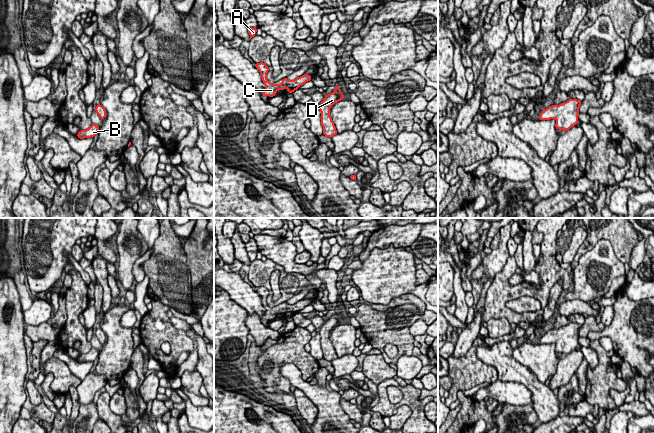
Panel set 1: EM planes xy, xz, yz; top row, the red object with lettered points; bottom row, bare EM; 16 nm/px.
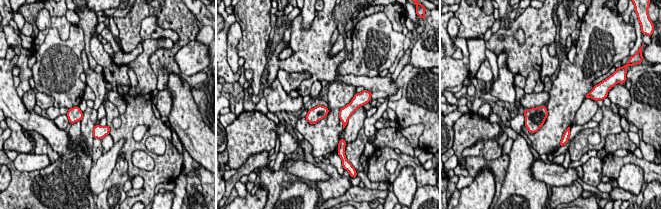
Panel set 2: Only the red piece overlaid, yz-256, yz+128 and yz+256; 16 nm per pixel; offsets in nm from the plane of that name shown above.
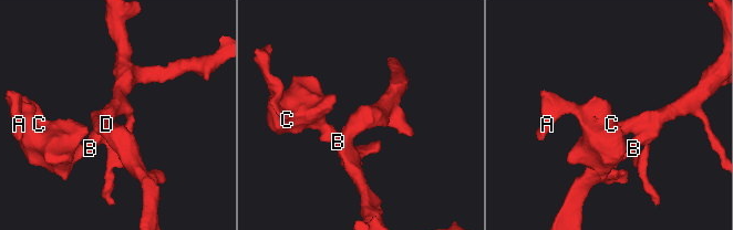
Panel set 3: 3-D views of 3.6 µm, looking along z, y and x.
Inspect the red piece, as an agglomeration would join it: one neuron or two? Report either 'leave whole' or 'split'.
leave whole

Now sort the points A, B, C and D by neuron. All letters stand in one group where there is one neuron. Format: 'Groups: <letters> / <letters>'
Groups: A B C D

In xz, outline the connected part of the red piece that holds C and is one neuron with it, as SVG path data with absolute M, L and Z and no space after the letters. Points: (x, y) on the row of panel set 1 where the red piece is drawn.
M264 62L256 63L255 67L261 73L261 78L265 84L265 89L262 92L263 96L273 97L276 95L278 90L288 89L288 93L292 93L297 90L300 86L305 84L308 81L311 81L311 76L309 74L303 74L302 76L296 78L295 80L288 80L286 77L282 79L281 84L273 84L267 80L267 73L269 67Z

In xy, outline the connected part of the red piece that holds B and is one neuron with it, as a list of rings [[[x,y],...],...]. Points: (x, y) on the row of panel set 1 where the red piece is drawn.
[[[91,124],[91,126],[87,130],[81,130],[77,133],[77,137],[79,139],[84,139],[84,138],[91,138],[94,137],[99,130],[99,126],[96,124]]]

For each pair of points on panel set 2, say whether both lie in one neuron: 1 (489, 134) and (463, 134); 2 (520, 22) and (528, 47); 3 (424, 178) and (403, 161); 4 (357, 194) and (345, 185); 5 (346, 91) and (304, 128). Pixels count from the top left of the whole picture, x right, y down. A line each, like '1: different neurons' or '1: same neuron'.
1: same neuron
2: same neuron
3: same neuron
4: different neurons
5: same neuron

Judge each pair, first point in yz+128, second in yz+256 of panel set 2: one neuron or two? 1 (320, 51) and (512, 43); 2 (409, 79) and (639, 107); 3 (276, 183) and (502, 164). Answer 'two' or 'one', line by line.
1: one
2: one
3: one

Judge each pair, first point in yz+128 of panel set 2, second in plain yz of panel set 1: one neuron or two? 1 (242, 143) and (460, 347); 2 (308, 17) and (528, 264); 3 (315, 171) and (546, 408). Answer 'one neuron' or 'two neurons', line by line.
1: two neurons
2: one neuron
3: two neurons

